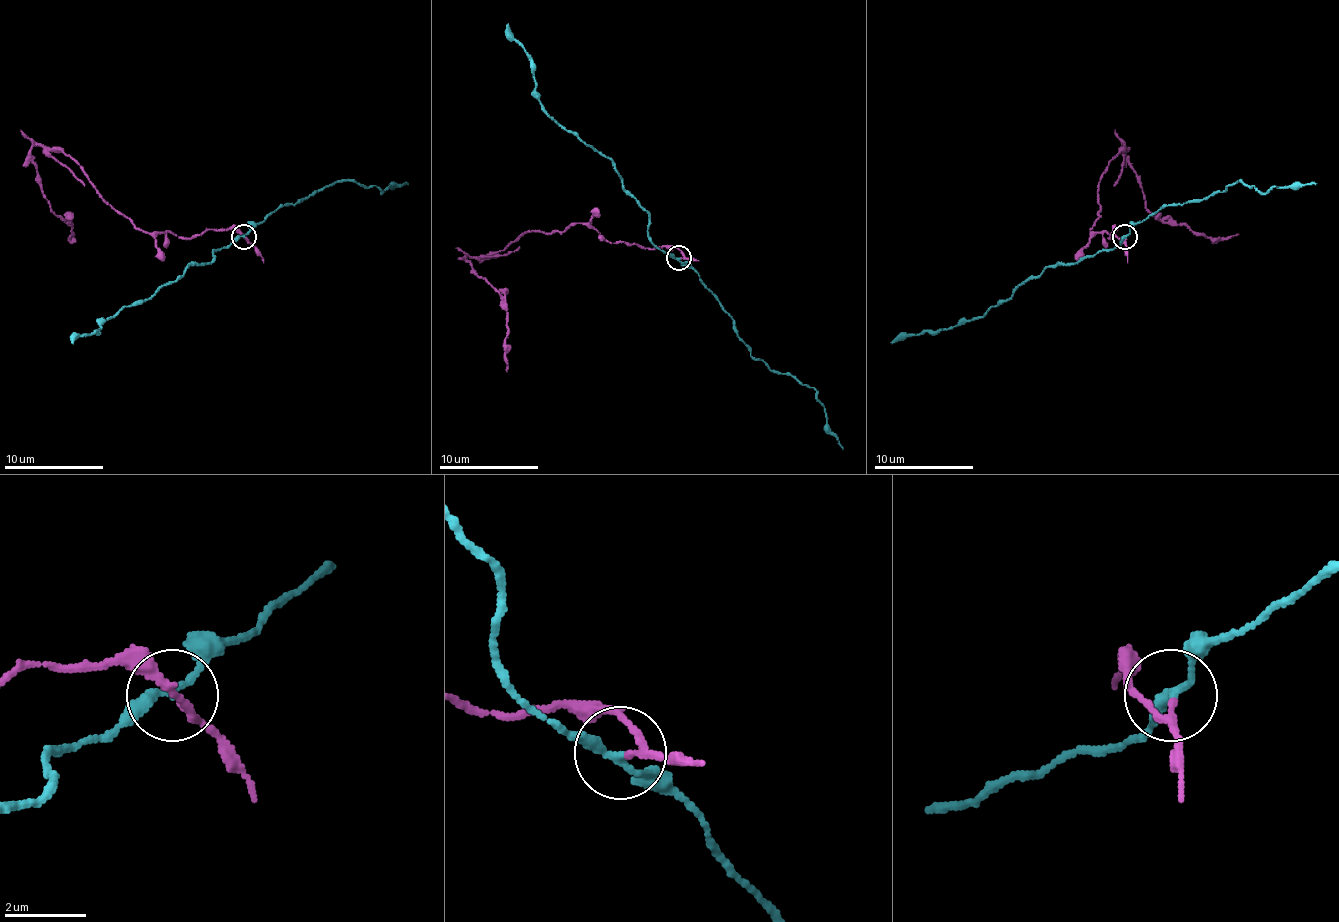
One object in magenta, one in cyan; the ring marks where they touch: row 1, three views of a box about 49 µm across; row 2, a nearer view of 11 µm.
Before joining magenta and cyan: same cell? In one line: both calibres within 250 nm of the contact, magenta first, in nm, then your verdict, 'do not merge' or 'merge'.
140/200 nm | do not merge

